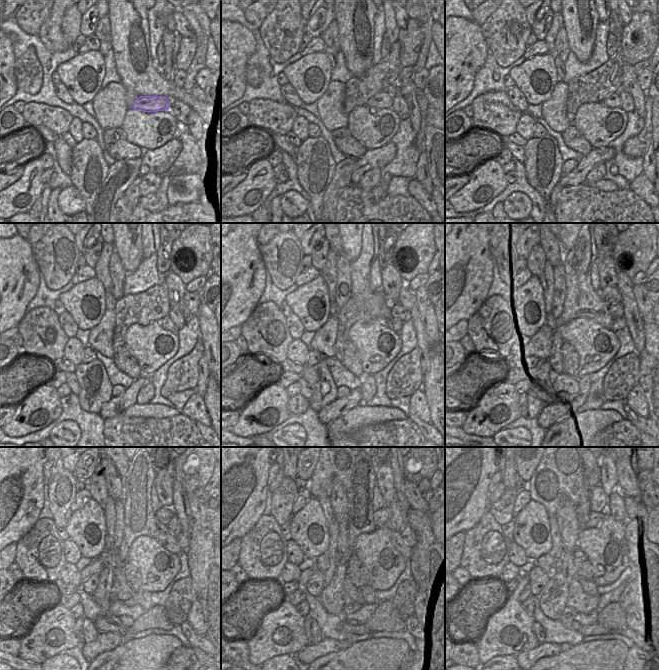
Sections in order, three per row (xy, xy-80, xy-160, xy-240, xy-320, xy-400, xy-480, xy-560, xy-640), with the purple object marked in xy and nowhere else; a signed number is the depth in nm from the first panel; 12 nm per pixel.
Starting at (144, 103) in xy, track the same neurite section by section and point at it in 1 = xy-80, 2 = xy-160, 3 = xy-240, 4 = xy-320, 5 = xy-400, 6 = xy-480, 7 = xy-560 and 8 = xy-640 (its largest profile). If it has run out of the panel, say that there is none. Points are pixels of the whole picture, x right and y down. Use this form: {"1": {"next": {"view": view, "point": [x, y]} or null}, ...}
{"1": {"next": {"view": "xy-80", "point": [382, 99]}}, "2": {"next": {"view": "xy-160", "point": [613, 101]}}, "3": {"next": {"view": "xy-240", "point": [166, 323]}}, "4": {"next": {"view": "xy-320", "point": [395, 324]}}, "5": {"next": {"view": "xy-400", "point": [624, 321]}}, "6": {"next": {"view": "xy-480", "point": [183, 540]}}, "7": {"next": {"view": "xy-560", "point": [408, 535]}}, "8": {"next": {"view": "xy-640", "point": [633, 531]}}}

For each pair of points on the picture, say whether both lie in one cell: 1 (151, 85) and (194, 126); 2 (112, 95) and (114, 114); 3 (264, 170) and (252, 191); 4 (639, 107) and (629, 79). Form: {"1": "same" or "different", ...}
{"1": "different", "2": "same", "3": "same", "4": "same"}

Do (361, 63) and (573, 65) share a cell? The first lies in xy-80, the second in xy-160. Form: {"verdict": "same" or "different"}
{"verdict": "different"}

